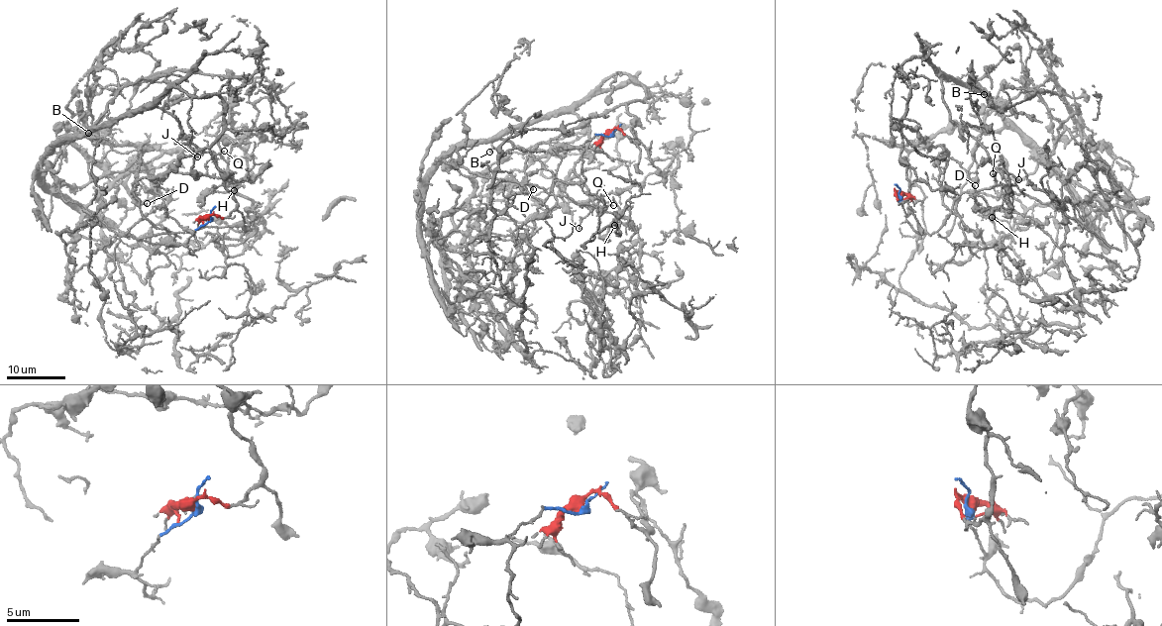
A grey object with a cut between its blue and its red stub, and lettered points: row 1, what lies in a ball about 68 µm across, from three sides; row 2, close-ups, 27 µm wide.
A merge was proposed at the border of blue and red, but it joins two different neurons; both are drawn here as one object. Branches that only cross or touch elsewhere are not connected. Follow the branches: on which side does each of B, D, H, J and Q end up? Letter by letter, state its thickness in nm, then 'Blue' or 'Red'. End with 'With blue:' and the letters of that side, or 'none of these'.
B: Thickness 150 nm. Red
D: Thickness 150 nm. Red
H: Thickness 110 nm. Red
J: Thickness 180 nm. Red
Q: Thickness 160 nm. Red
With blue: none of these

